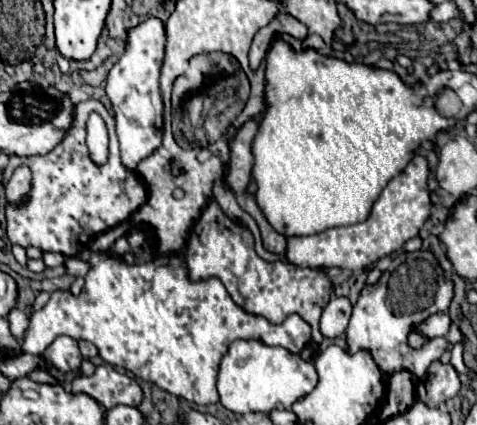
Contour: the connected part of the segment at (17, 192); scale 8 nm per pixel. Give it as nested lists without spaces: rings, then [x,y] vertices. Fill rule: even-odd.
[[[18,167],[6,185],[6,197],[10,203],[20,203],[30,191],[30,169]]]

